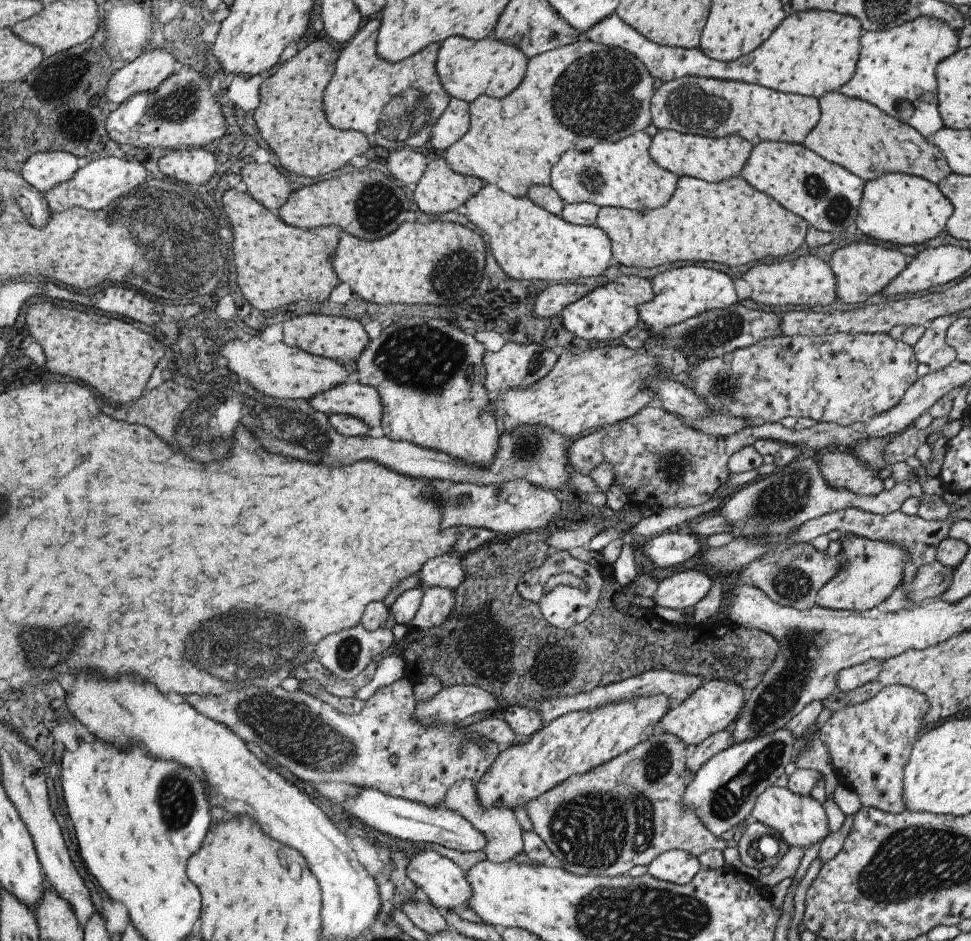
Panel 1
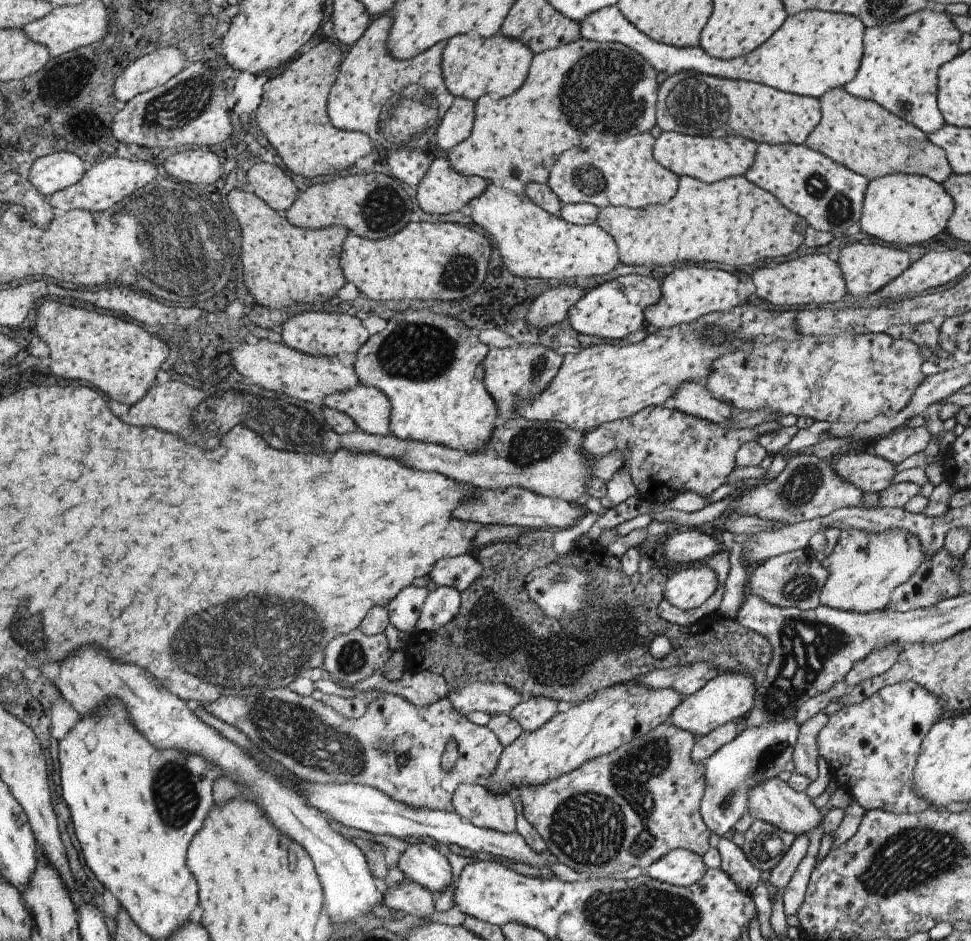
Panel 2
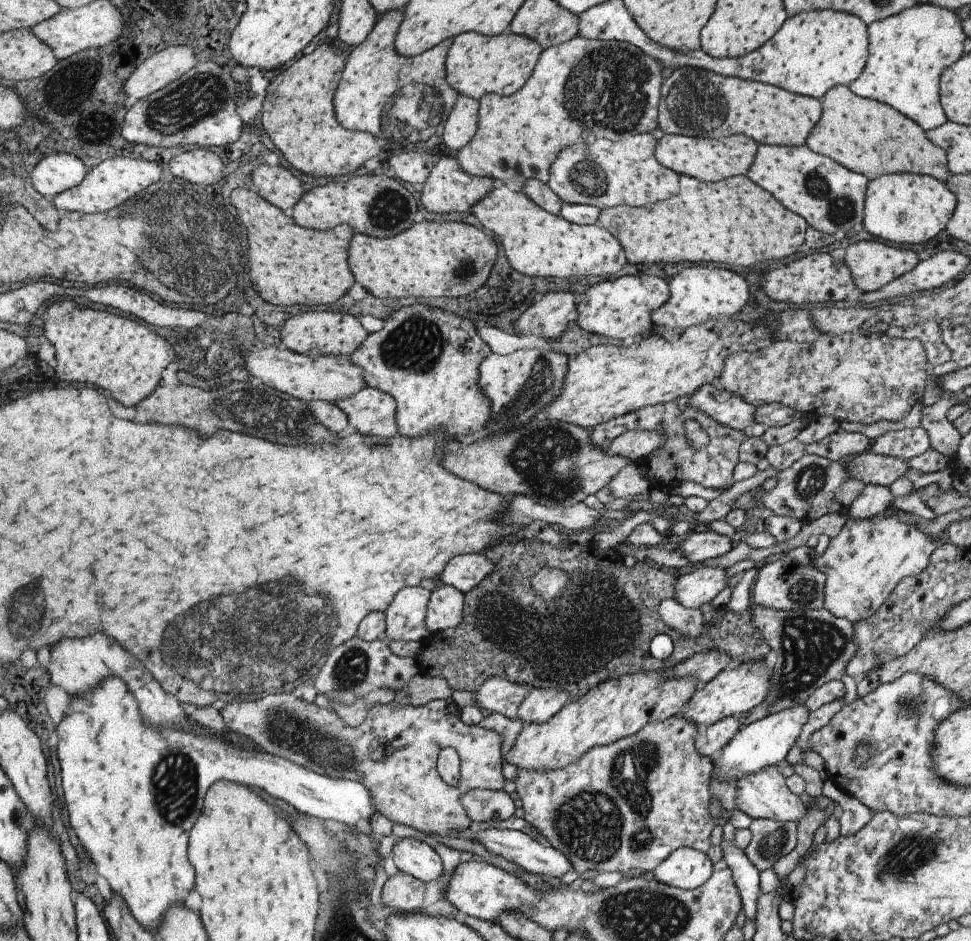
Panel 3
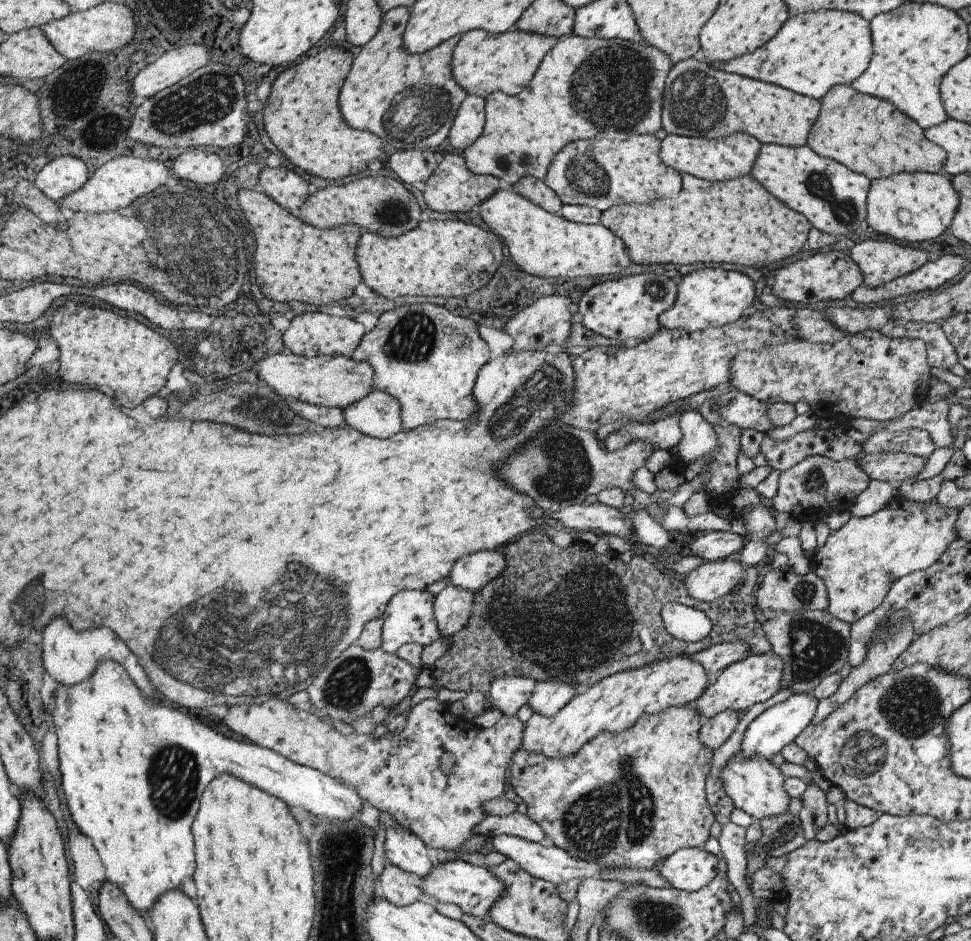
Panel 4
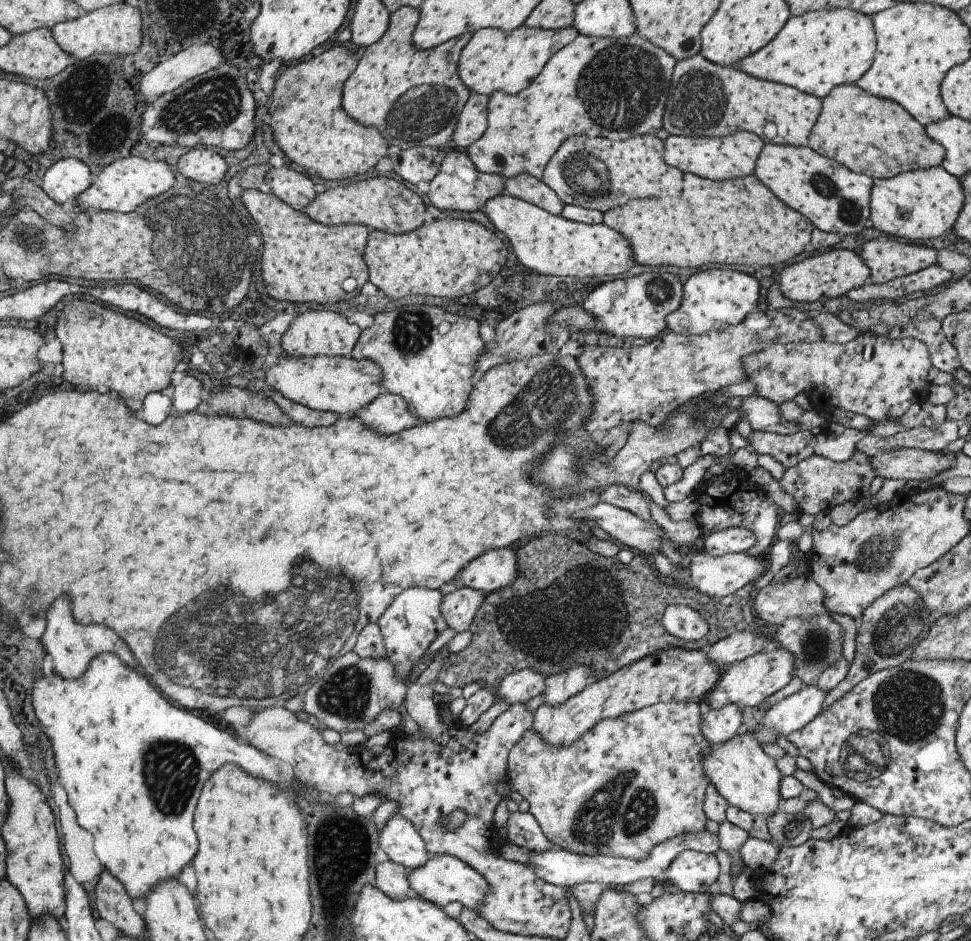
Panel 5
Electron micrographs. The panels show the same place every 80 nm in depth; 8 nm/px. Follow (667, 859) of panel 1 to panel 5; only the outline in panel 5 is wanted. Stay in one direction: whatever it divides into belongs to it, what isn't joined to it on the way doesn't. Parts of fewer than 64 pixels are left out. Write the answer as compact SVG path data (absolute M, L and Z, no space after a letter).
M685 849L660 877L683 893L707 893L715 887L717 876L719 864L715 855Z

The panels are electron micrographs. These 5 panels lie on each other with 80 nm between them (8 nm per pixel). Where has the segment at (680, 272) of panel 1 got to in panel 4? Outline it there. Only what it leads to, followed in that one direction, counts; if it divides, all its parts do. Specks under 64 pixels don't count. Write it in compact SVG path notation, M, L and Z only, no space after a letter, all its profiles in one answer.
M699 268L681 278L676 286L676 299L657 317L660 327L690 333L707 327L720 327L742 318L755 298L753 282L741 272L723 268Z

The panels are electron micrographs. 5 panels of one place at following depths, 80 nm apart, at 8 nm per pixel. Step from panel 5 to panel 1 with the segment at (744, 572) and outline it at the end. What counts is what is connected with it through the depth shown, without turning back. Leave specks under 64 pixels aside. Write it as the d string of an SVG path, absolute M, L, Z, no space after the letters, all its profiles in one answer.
M681 570L658 584L652 600L656 605L682 611L697 604L709 592L711 583L699 570Z

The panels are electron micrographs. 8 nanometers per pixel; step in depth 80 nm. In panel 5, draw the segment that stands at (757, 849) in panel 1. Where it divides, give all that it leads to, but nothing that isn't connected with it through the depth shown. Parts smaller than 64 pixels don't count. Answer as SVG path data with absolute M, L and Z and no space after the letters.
M784 812L771 813L766 818L769 836L777 842L778 847L803 844L809 839L810 820L801 812L794 815Z

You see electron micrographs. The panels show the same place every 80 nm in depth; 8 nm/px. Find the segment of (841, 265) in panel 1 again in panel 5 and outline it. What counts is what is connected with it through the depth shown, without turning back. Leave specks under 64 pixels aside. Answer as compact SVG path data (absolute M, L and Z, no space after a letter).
M889 238L869 240L863 243L857 252L869 269L868 282L871 283L884 283L888 280L920 271L928 266L935 265L937 262L937 251L935 249L914 243L903 244L903 242L897 242L897 240L891 241Z

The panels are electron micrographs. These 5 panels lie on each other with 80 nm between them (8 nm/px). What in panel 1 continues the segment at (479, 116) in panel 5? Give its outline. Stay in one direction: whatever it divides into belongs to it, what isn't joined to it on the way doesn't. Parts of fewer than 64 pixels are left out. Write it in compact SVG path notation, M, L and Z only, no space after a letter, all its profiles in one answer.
M451 99L450 106L435 125L431 148L437 153L453 147L471 130L471 104L461 99Z

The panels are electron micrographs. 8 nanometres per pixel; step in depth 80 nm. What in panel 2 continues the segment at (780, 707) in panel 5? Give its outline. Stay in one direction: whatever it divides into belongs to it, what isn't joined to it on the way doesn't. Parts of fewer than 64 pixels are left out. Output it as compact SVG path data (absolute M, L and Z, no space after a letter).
M794 718L744 728L738 735L710 754L704 763L704 793L699 812L705 826L719 836L730 830L737 819L746 812L747 790L769 777L777 777L789 760L798 733Z

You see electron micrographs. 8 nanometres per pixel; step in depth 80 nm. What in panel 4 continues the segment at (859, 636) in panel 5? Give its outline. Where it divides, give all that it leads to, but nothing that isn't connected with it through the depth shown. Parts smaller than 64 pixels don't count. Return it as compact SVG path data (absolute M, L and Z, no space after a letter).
M891 609L884 616L878 627L875 627L870 634L870 641L866 644L865 656L862 663L856 667L851 667L847 676L840 680L837 690L826 699L821 699L818 702L810 724L821 722L830 712L833 712L840 704L843 704L862 684L865 684L877 675L889 671L892 668L892 662L916 638L913 632L911 632L912 620L903 609Z

